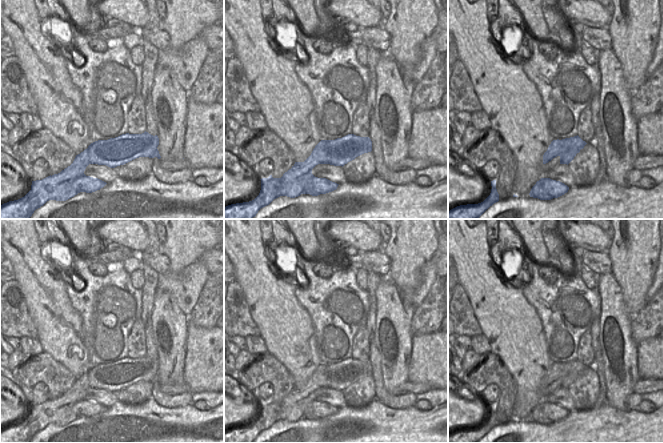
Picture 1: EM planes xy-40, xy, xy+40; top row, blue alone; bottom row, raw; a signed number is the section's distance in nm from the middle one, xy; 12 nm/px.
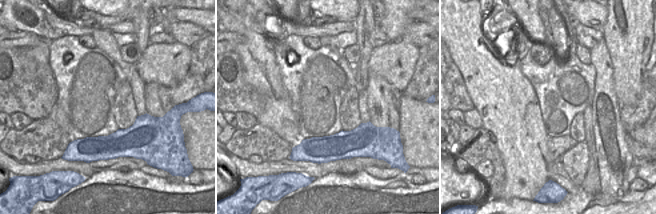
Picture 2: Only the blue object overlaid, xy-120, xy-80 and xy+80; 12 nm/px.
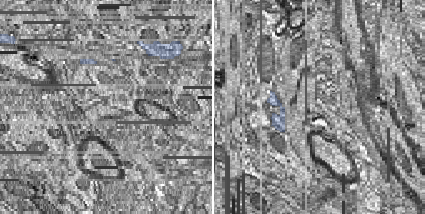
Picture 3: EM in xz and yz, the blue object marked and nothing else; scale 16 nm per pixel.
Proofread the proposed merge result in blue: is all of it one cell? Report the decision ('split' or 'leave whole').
split

